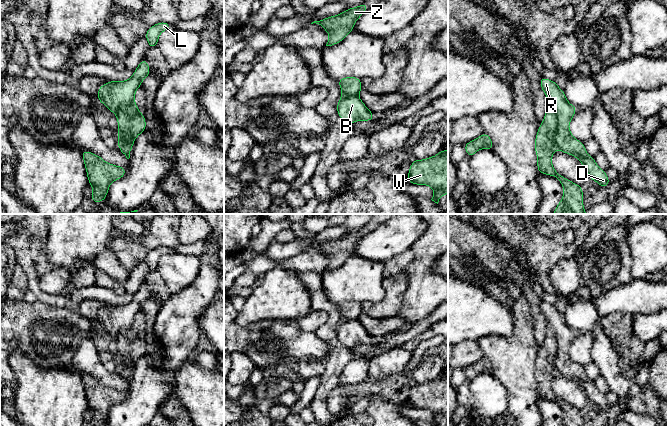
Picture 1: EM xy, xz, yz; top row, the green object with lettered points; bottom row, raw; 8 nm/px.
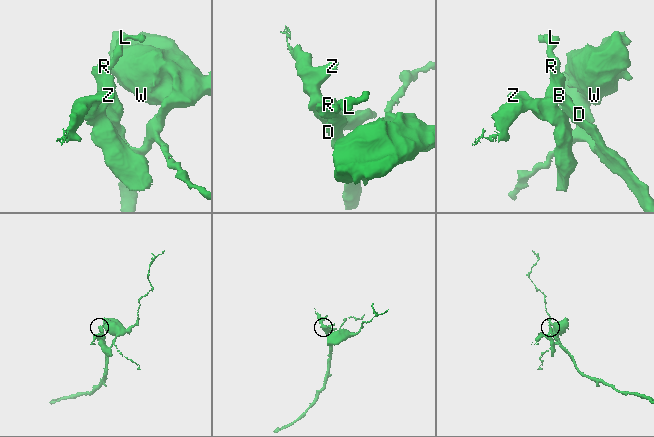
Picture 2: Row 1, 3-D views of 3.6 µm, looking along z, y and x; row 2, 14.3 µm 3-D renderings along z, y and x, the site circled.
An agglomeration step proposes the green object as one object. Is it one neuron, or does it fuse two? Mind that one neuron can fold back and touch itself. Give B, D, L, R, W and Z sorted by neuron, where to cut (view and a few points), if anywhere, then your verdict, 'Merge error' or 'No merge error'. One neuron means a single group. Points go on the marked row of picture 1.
Groups: B D L R W / Z. Split along yz (548, 100), (556, 118), (556, 148). Merge error

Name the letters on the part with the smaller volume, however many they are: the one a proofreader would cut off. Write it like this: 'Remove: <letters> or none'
Remove: Z

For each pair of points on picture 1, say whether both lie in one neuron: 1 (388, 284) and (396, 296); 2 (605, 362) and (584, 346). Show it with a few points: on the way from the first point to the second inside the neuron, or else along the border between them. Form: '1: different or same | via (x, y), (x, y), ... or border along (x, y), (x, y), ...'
1: same | via (391, 287), (394, 293)
2: different | border along (577, 331), (587, 331), (591, 335), (592, 360)

